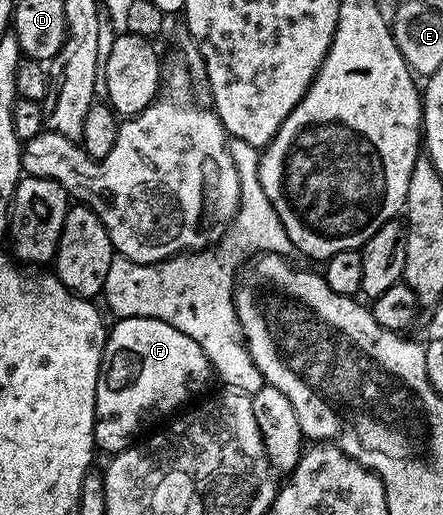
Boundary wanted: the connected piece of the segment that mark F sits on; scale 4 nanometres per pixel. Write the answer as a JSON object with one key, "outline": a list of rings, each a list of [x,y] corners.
{"outline":[[[126,316],[117,319],[115,323],[116,325],[108,328],[108,341],[104,343],[100,377],[96,387],[96,425],[94,426],[96,447],[101,453],[104,451],[108,452],[107,454],[123,452],[141,435],[139,432],[143,428],[151,429],[161,423],[159,420],[163,416],[171,417],[177,410],[183,409],[185,407],[183,404],[191,396],[199,397],[201,395],[199,392],[214,380],[212,363],[208,361],[206,354],[202,354],[202,346],[198,346],[198,342],[190,338],[190,334],[182,334],[182,330],[174,330],[170,322],[162,322],[158,318]]]}

